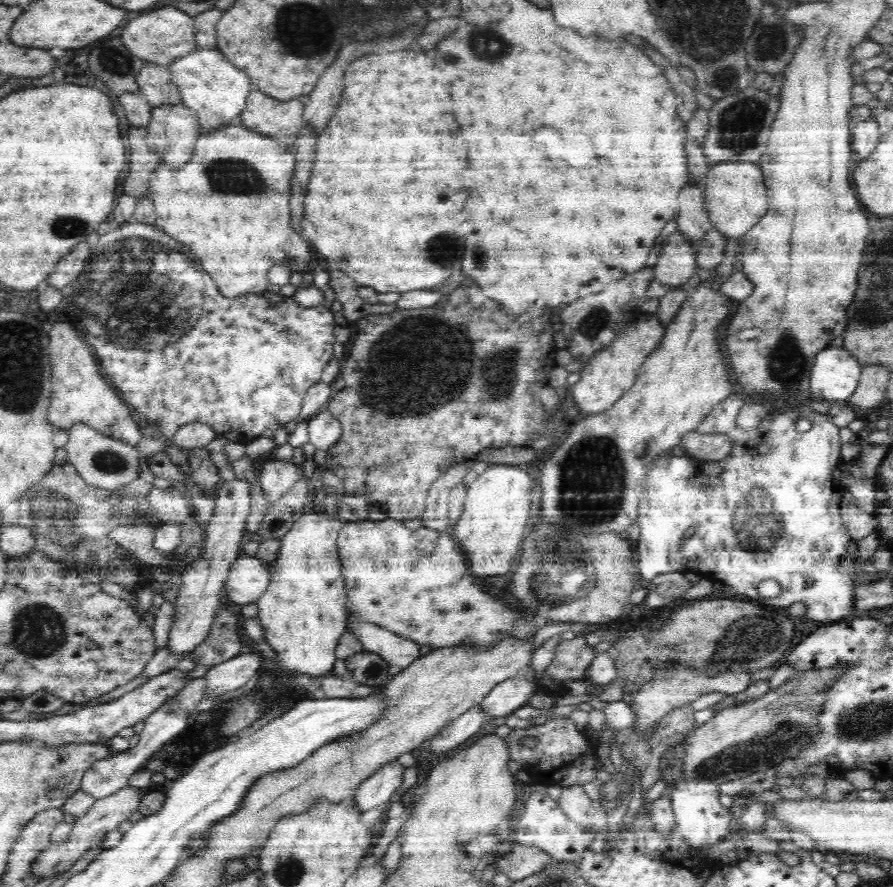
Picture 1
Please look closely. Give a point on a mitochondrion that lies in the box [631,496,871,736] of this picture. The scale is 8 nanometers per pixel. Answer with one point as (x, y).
(754, 637)

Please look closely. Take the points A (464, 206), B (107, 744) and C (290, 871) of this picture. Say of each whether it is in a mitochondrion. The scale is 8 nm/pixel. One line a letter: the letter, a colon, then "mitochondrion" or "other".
A: other
B: other
C: mitochondrion

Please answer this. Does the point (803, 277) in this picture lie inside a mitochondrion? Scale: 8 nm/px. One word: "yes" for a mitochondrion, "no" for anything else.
no

